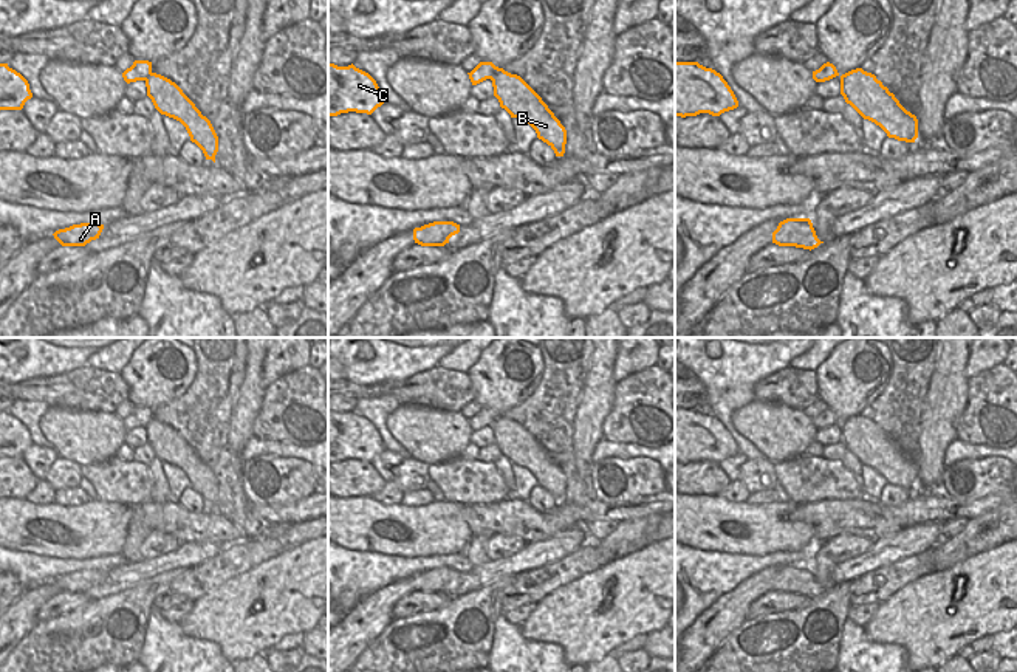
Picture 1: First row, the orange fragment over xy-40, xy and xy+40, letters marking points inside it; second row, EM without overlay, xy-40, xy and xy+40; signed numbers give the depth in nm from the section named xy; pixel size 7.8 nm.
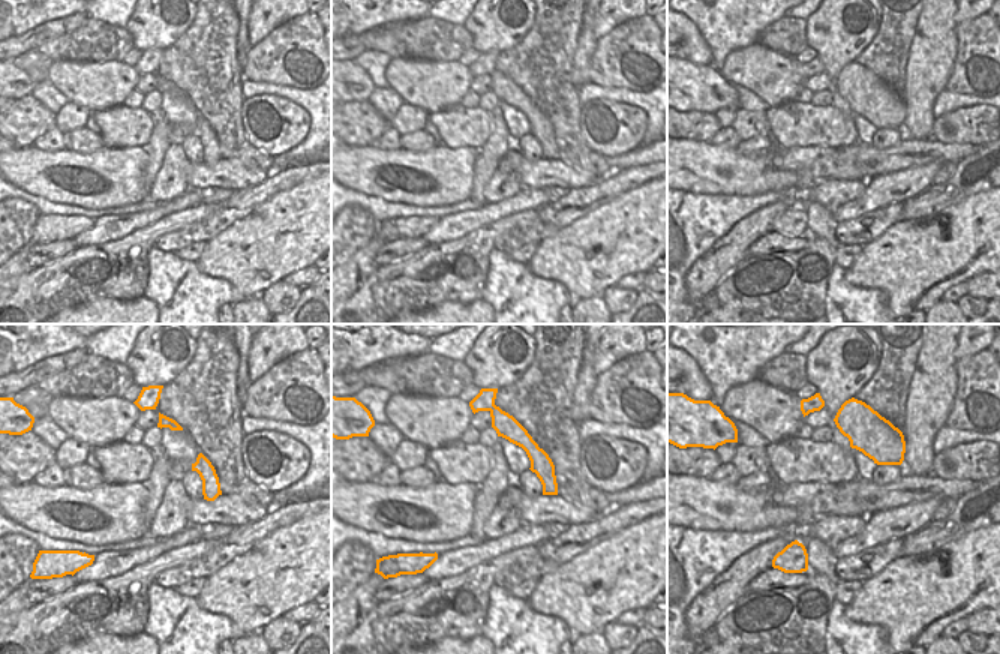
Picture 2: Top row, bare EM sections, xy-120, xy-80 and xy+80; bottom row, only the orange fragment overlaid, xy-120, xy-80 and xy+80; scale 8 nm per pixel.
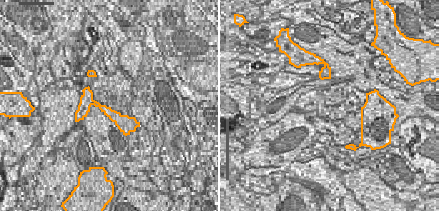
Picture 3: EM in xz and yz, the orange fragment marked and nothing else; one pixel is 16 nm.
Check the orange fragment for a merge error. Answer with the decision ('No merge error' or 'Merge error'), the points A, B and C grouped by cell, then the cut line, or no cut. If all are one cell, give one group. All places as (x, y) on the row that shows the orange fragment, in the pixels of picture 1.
Merge error. Groups: A C / B. Split along xy (500, 68), (489, 78).

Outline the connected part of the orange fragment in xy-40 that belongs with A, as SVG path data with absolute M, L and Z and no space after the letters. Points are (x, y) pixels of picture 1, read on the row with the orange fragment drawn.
M80 223L56 231L53 235L62 246L85 246L91 240L99 238L104 225Z

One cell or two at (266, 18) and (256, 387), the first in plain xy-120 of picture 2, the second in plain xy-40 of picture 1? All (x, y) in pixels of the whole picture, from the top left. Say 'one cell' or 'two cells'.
two cells

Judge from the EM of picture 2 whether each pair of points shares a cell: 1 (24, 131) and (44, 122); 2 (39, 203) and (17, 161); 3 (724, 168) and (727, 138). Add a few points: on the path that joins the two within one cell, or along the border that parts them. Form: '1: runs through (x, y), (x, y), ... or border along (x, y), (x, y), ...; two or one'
1: runs through (29, 126), (33, 122), (39, 122); one
2: border along (15, 185), (51, 201), (71, 204); two
3: border along (709, 141), (735, 149); two

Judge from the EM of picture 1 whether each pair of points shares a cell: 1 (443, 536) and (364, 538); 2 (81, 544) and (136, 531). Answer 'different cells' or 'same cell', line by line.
1: same cell
2: different cells

